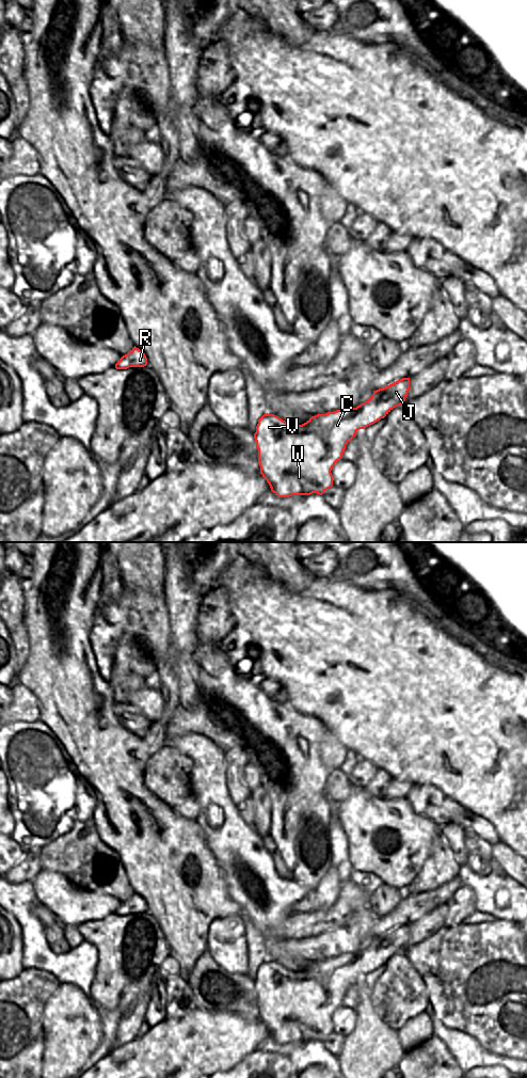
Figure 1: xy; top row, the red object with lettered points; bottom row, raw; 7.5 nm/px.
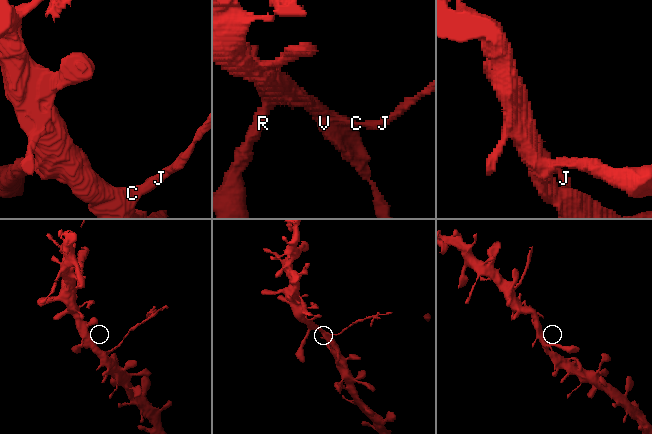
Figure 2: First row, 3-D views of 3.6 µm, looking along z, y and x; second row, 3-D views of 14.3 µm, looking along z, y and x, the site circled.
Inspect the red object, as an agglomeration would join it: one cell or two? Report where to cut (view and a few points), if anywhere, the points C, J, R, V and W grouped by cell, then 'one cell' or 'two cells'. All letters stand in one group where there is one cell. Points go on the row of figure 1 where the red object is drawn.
cut in xy along (354, 408), (352, 416), (355, 419), (356, 430); C R V W / J; two cells

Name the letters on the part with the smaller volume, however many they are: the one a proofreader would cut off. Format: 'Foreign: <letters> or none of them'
Foreign: J

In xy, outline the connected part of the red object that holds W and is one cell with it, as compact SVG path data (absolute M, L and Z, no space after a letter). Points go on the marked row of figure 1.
M342 408L325 414L312 416L302 425L291 425L274 414L264 414L256 426L254 439L258 449L260 474L269 483L271 491L278 497L291 495L322 495L333 487L333 466L342 458L346 445L356 434L356 419L352 417L355 408Z

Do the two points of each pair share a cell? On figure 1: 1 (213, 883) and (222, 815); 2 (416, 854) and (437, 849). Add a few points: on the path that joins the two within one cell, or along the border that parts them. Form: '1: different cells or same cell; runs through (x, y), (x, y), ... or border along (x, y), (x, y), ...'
1: different cells; border along (205, 840), (223, 876), (225, 886)
2: different cells; border along (436, 835), (431, 842), (429, 854), (417, 873)

